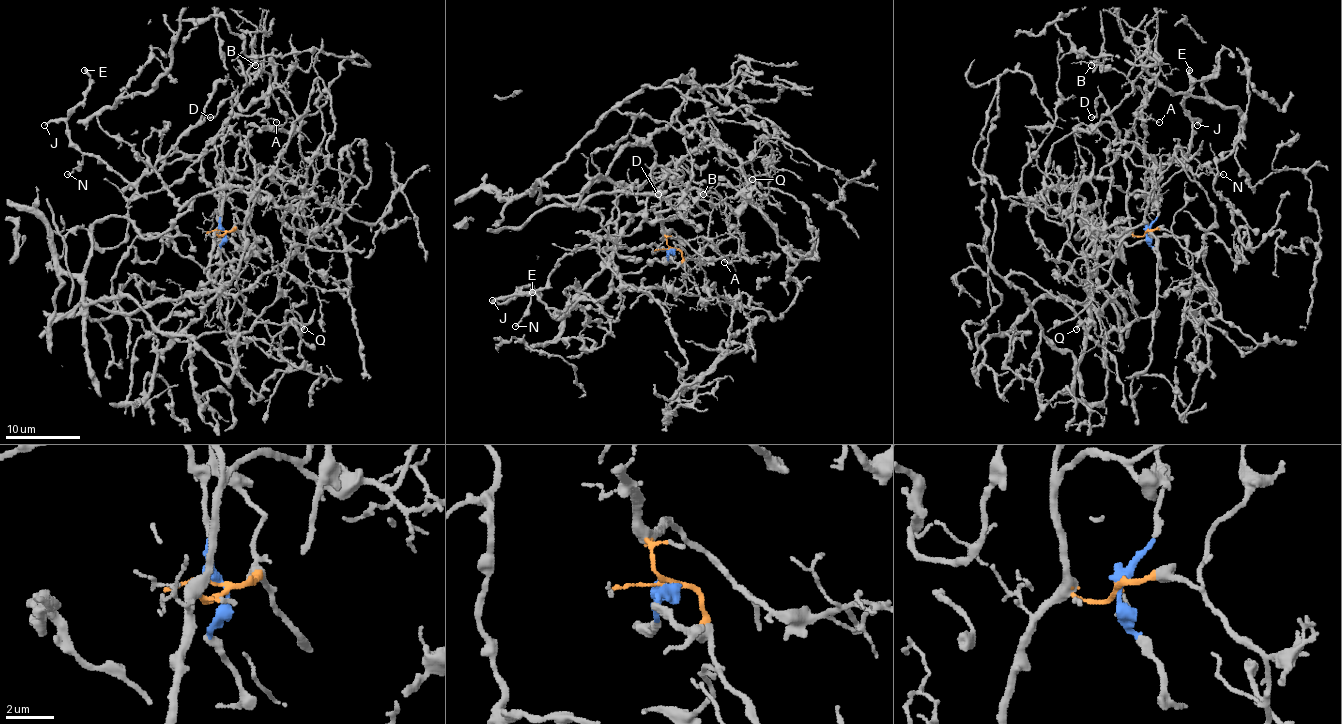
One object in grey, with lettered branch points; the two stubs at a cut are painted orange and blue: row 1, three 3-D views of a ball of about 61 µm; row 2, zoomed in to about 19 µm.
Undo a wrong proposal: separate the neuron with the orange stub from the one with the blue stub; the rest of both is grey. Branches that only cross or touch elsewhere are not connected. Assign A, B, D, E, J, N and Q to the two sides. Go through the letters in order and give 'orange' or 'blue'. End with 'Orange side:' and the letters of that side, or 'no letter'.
A: orange
B: orange
D: blue
E: blue
J: blue
N: blue
Q: orange
Orange side: A, B, Q

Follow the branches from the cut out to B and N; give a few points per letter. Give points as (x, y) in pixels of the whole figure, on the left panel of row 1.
B: (224, 231), (219, 236), (224, 189), (213, 137), (226, 120), (256, 114), (290, 73), (271, 62), (254, 65)
N: (224, 231), (215, 189), (198, 156), (164, 163), (127, 182), (102, 159), (85, 154), (67, 174)

